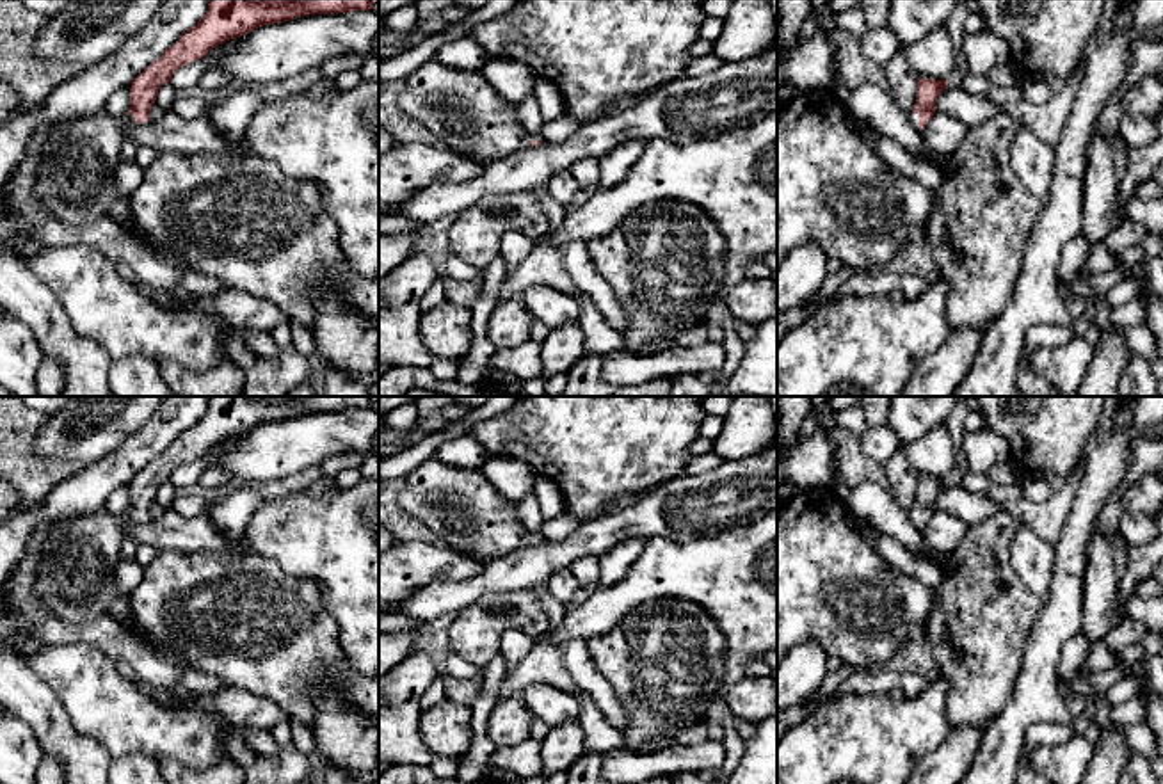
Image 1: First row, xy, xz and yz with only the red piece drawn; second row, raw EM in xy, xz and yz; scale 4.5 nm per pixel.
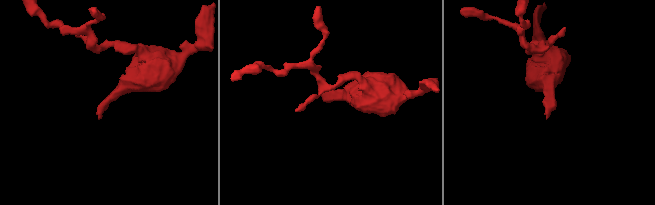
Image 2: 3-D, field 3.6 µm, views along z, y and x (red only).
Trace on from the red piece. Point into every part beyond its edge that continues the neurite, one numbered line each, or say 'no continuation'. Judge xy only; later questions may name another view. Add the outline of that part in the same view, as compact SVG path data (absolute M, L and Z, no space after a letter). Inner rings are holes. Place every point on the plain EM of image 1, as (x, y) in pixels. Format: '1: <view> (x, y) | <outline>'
1: xy (75, 582) | M101 510L60 519L46 528L46 544L37 565L34 590L52 615L69 624L87 624L110 617L123 596L117 588L116 567L121 562L124 528L132 521L132 512L114 516Z

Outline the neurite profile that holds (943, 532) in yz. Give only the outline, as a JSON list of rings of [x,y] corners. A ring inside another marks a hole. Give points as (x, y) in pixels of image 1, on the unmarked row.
[[[935,510],[921,533],[934,549],[951,555],[966,537],[967,524],[957,516]]]

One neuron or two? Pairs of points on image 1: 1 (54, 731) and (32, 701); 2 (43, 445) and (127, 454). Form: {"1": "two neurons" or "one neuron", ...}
{"1": "one neuron", "2": "two neurons"}

